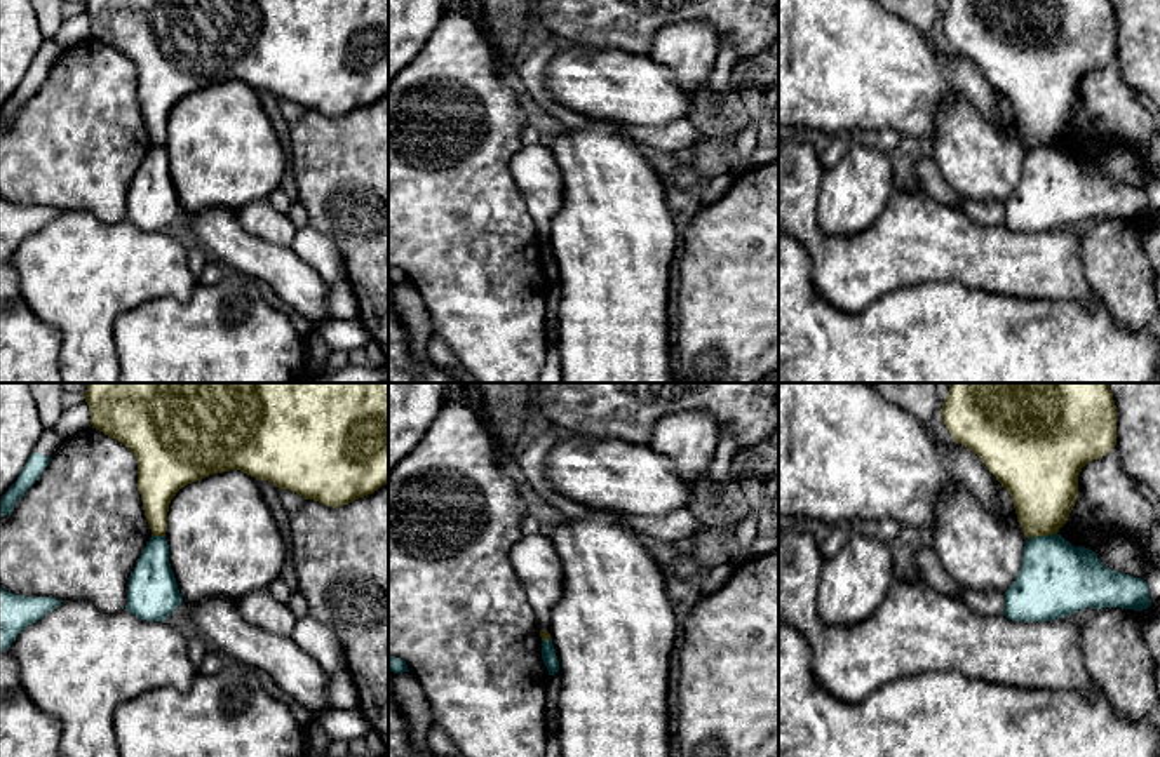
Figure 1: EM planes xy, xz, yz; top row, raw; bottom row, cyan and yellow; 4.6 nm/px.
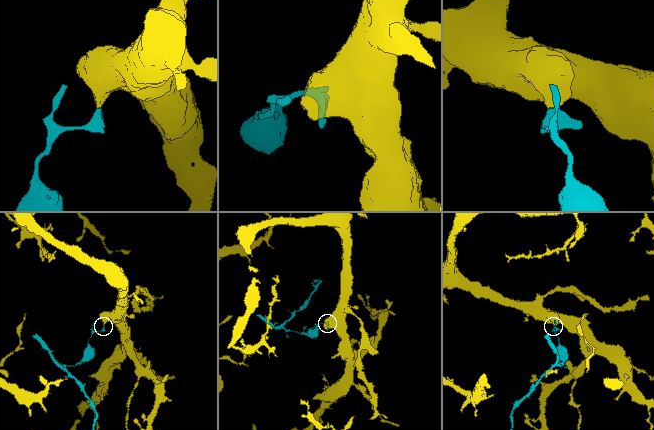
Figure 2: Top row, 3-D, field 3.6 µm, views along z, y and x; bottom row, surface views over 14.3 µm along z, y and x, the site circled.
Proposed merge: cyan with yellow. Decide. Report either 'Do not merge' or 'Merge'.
Do not merge

